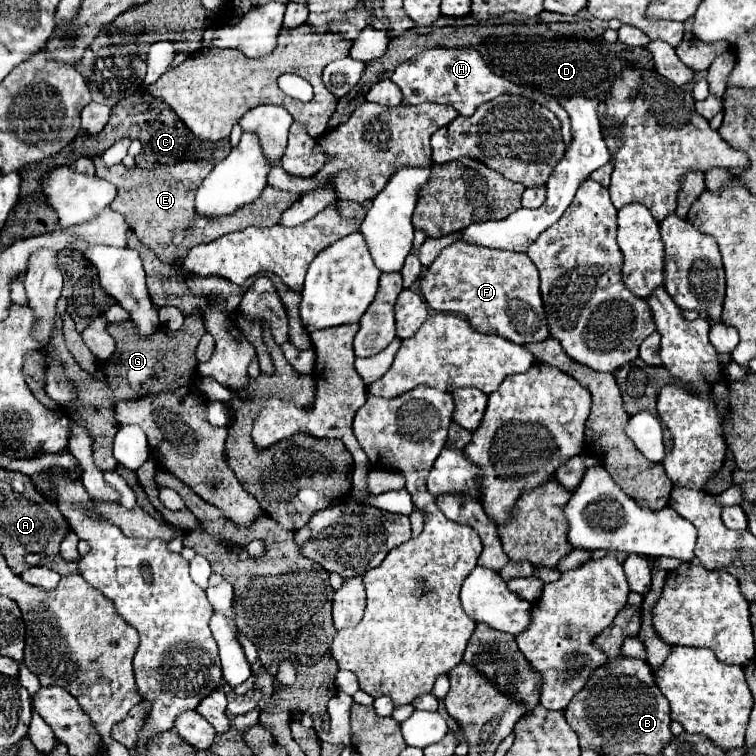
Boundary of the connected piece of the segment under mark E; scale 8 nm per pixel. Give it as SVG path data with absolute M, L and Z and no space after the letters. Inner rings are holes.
M95 157L95 167L97 167L97 177L103 177L107 181L111 181L117 187L117 197L111 203L113 211L119 211L127 217L133 233L137 235L137 239L147 245L159 261L169 263L169 265L181 265L187 251L191 251L191 247L201 245L201 243L209 243L213 239L219 239L227 233L251 227L251 225L259 225L259 227L273 227L281 221L283 211L287 211L297 199L299 195L295 193L285 193L273 187L265 187L261 197L257 197L253 203L239 207L235 213L231 215L223 215L219 219L203 219L199 215L195 215L195 205L193 205L193 195L195 195L195 187L201 183L203 175L207 175L207 171L211 171L213 163L177 163L171 167L157 167L155 171L145 171L139 167L133 169L125 169L121 163L115 165L113 169L105 169L101 157Z

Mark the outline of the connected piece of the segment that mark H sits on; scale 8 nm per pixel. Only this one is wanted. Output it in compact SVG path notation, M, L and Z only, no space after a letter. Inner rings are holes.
M429 47L421 53L417 53L413 59L401 63L397 67L397 71L393 71L391 81L401 89L403 93L403 101L409 105L419 105L423 101L437 101L437 103L447 103L453 105L461 115L471 117L475 113L475 109L489 101L495 99L501 93L519 93L525 97L535 97L535 101L543 103L547 109L551 109L559 121L561 121L561 129L563 129L563 141L565 145L571 143L571 129L569 129L569 117L567 113L559 107L559 103L555 103L553 99L547 101L541 93L533 93L525 87L513 85L511 81L497 77L481 59L477 49L467 49L467 47Z

